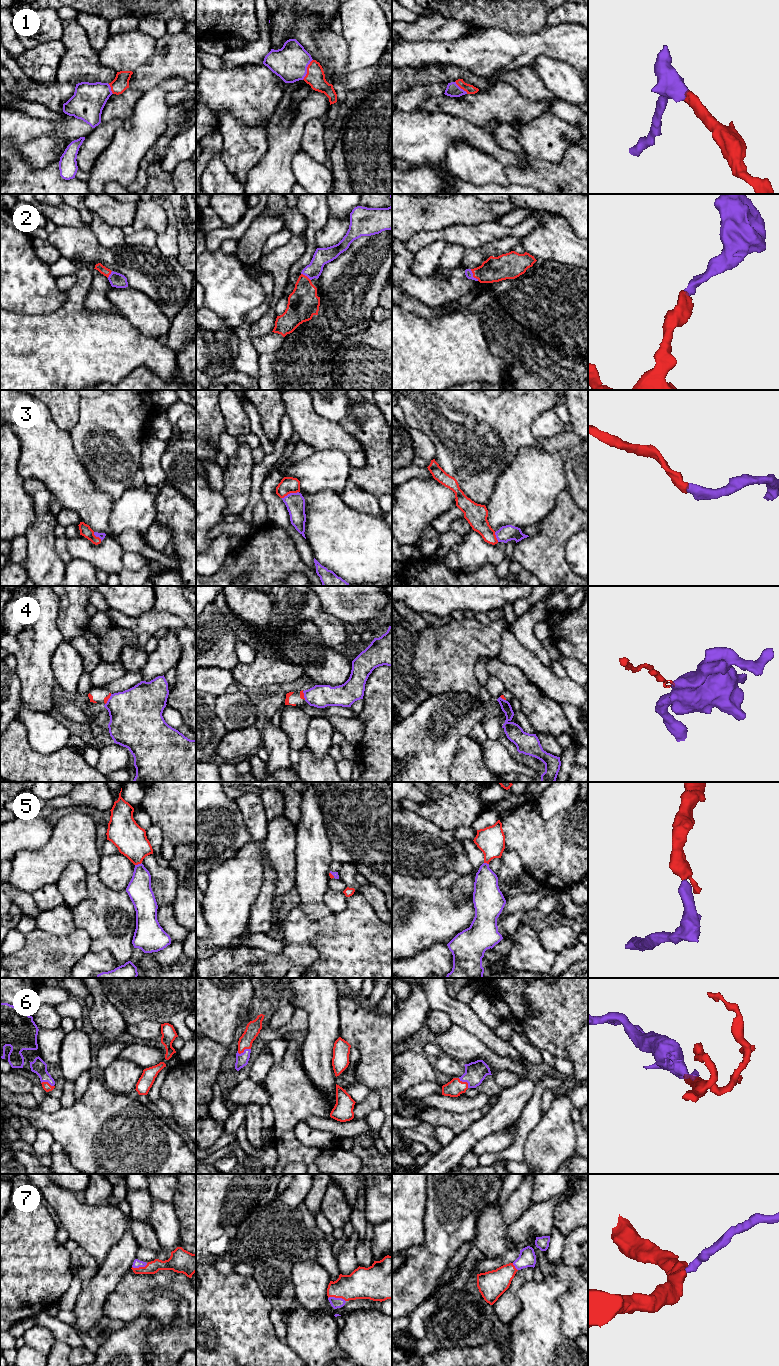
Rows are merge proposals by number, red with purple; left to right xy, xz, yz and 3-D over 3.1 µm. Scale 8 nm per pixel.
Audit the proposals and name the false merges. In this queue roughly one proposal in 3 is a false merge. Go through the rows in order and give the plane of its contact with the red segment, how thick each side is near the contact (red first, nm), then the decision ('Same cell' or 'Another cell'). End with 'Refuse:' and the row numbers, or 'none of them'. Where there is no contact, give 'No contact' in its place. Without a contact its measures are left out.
1: Touches red in xz. Thickness 160 nm (red) against 280 nm. Same cell
2: Touches red in yz. Thickness 200 nm (red) against 60 nm. Same cell
3: Touches red in xz. Thickness 130 nm (red) against 160 nm. Same cell
4: Touches red in xy. Thickness 30 nm (red) against 400 nm. Another cell
5: Touches red in xy. Thickness 260 nm (red) against 190 nm. Same cell
6: Touches red in xz. Thickness 120 nm (red) against 100 nm. Same cell
7: Touches red in xz. Thickness 260 nm (red) against 80 nm. Same cell
Refuse: 4

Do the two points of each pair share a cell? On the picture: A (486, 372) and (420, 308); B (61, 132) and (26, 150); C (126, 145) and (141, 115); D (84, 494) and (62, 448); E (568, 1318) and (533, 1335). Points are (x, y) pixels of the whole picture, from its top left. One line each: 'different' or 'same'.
A: different
B: same
C: same
D: same
E: different

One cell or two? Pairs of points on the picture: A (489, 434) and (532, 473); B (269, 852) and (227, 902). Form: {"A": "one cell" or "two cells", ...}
{"A": "two cells", "B": "one cell"}

